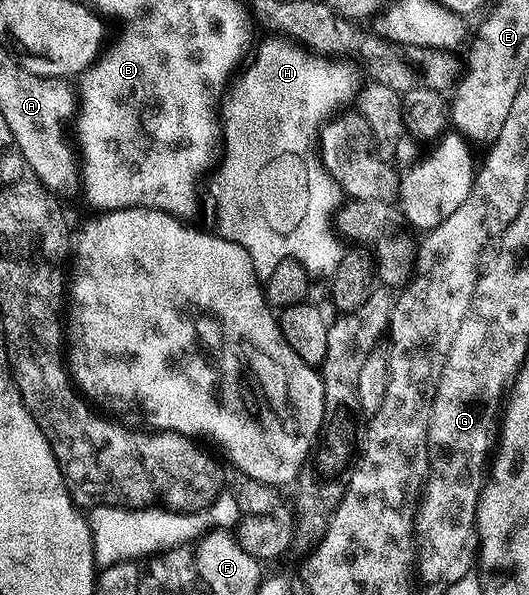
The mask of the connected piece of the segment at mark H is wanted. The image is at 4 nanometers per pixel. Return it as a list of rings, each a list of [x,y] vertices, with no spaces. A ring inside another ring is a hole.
[[[269,34],[265,38],[266,40],[261,45],[259,45],[260,43],[256,45],[256,48],[258,48],[257,53],[255,53],[256,48],[252,53],[252,56],[254,55],[253,61],[251,61],[251,56],[248,63],[240,69],[236,79],[230,83],[221,101],[219,125],[221,128],[223,151],[220,153],[219,163],[212,169],[211,175],[208,177],[208,180],[210,179],[209,196],[213,199],[213,212],[217,215],[217,228],[215,227],[215,232],[216,235],[227,238],[239,246],[243,246],[243,250],[247,250],[247,254],[251,254],[251,262],[255,266],[255,274],[257,275],[257,279],[262,282],[268,278],[271,270],[275,270],[275,266],[279,266],[279,262],[283,262],[284,260],[299,262],[309,271],[310,277],[317,278],[317,276],[325,276],[325,278],[329,278],[332,277],[333,271],[339,266],[343,255],[343,247],[341,248],[342,241],[335,231],[335,217],[337,209],[343,203],[343,193],[341,187],[332,180],[329,176],[329,171],[325,169],[324,164],[321,162],[319,155],[319,133],[322,125],[330,117],[356,101],[357,93],[363,87],[363,72],[356,63],[354,63],[355,65],[348,64],[347,61],[341,60],[342,58],[330,58],[328,55],[320,55],[282,35]]]

